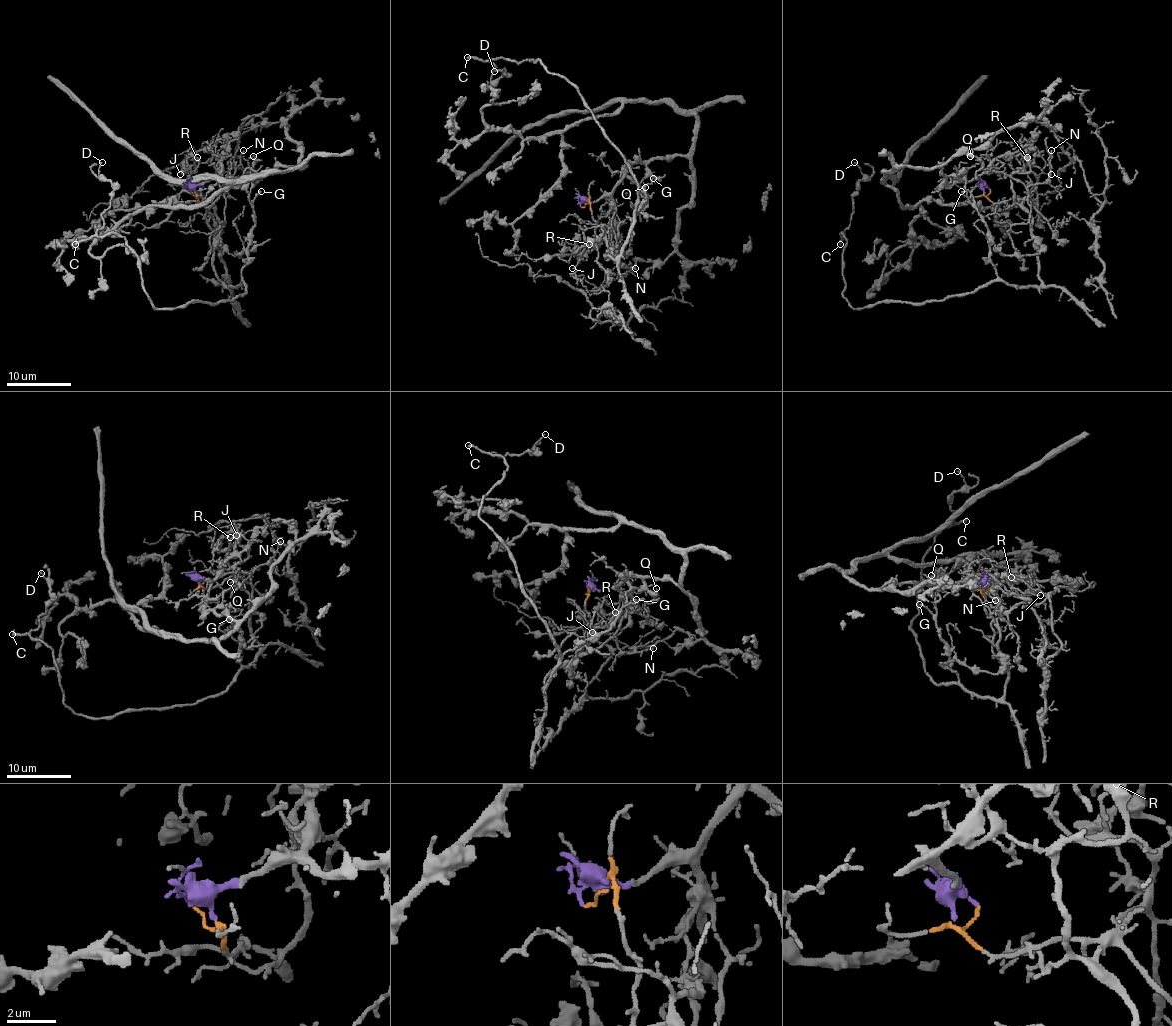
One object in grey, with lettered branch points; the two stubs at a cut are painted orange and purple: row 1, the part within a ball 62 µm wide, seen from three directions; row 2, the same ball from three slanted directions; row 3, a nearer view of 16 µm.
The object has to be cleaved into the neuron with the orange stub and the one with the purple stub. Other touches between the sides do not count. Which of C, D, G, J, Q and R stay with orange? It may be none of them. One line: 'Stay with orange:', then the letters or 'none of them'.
Stay with orange: C, D, G, J, Q, R

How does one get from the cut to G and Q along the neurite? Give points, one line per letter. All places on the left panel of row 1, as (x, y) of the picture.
G: (190, 189), (206, 207), (212, 204), (219, 236), (230, 254), (243, 248), (255, 220), (251, 202), (261, 191)
Q: (190, 189), (206, 207), (212, 204), (224, 248), (230, 254), (238, 254), (255, 223), (250, 204), (253, 155)

